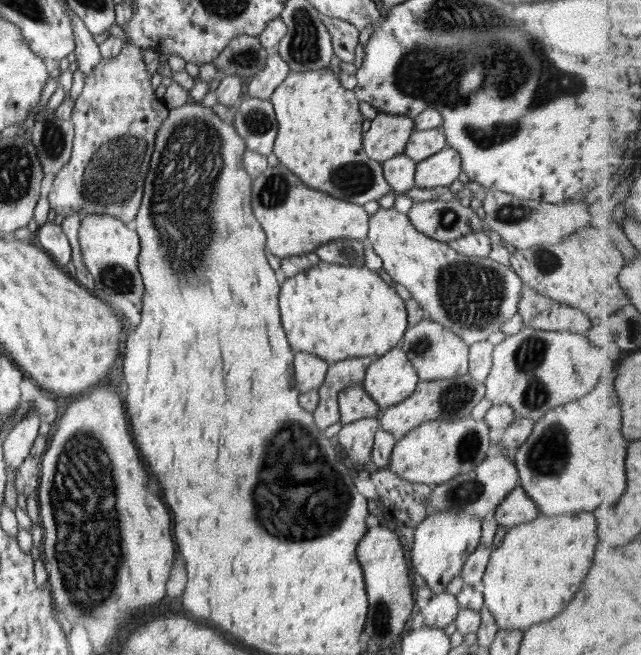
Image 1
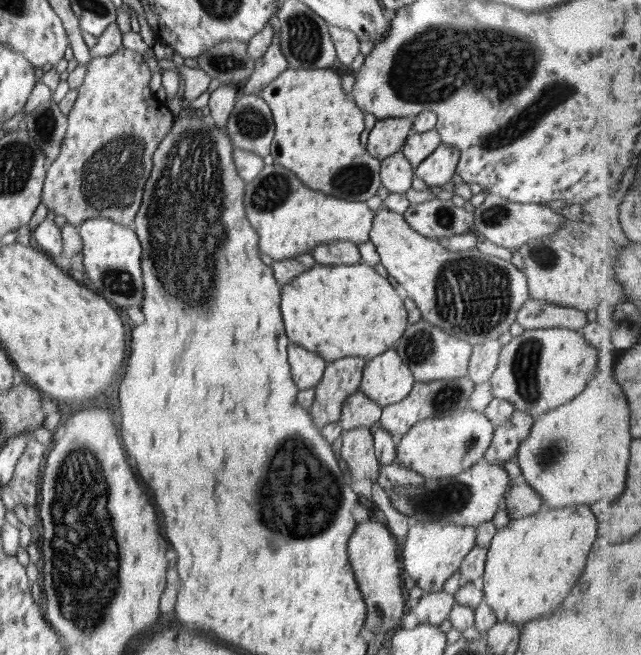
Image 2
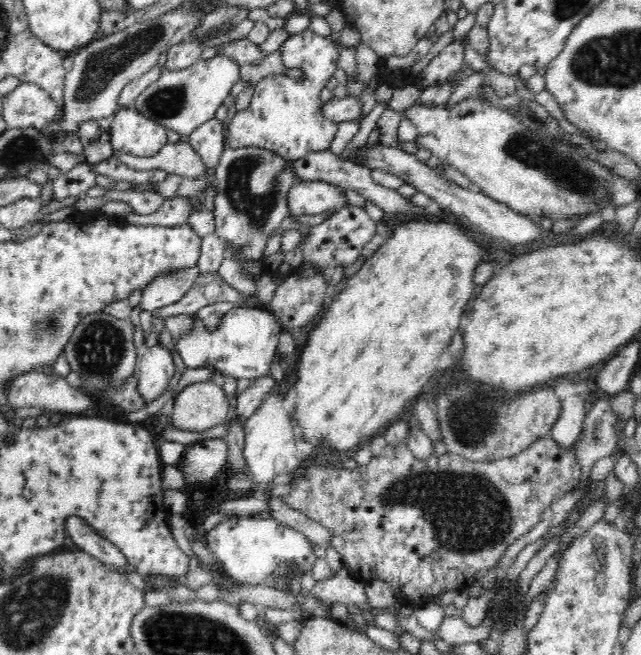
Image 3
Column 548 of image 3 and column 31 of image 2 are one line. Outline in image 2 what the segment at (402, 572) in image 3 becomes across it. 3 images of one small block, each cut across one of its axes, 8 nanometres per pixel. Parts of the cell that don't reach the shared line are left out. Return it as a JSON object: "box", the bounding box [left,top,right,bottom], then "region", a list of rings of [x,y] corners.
{"box":[1,437,46,510],"region":[[[34,437],[30,438],[15,466],[13,477],[2,487],[1,495],[6,510],[14,509],[17,504],[24,504],[27,510],[36,507],[44,460],[46,446]]]}

